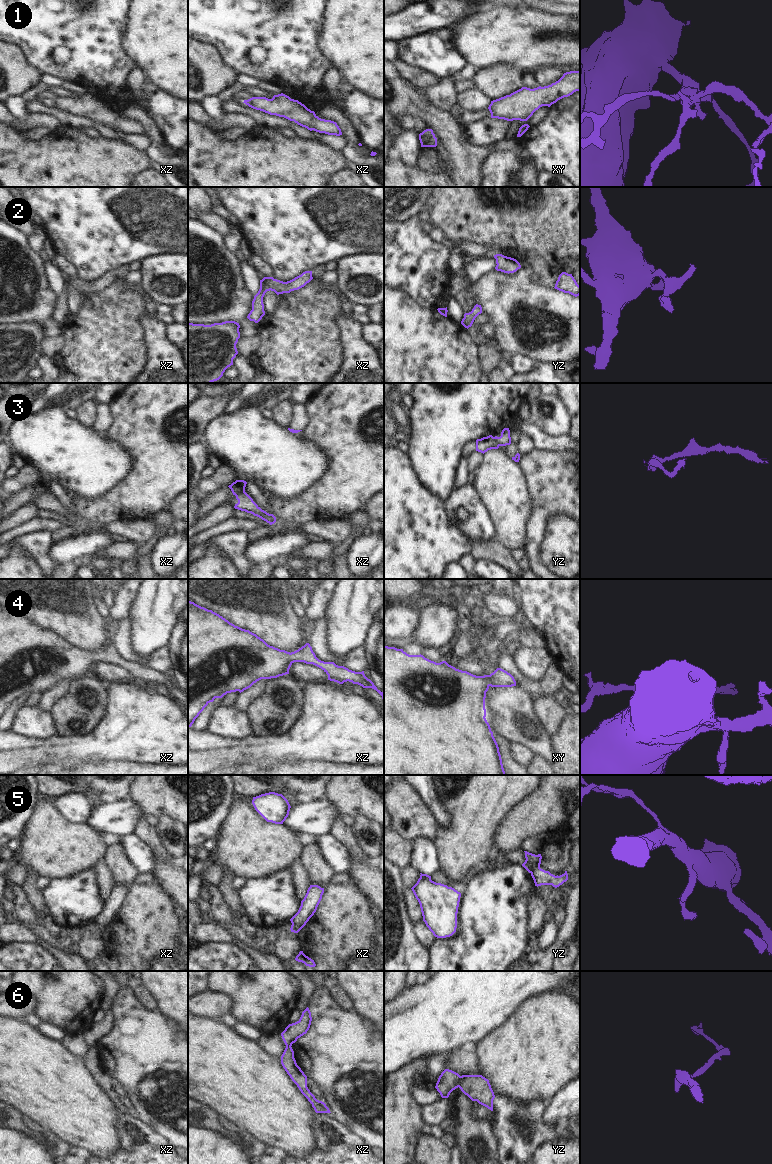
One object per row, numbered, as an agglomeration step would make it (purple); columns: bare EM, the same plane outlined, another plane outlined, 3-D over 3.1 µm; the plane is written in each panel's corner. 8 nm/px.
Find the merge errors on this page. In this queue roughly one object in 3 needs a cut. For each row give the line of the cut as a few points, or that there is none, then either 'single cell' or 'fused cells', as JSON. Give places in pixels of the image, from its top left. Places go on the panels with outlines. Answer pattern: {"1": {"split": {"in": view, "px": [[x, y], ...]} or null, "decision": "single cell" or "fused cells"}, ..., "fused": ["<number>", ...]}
{"1": {"split": null, "decision": "single cell"}, "2": {"split": null, "decision": "single cell"}, "3": {"split": {"in": "xz", "px": [[244, 490], [236, 496]]}, "decision": "fused cells"}, "4": {"split": null, "decision": "single cell"}, "5": {"split": {"in": "yz", "px": [[539, 866], [530, 872]]}, "decision": "fused cells"}, "6": {"split": {"in": "yz", "px": [[461, 1076], [458, 1086]]}, "decision": "fused cells"}, "fused": ["3", "5", "6"]}

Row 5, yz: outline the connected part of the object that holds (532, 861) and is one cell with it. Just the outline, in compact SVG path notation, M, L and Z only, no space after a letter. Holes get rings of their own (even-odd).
M527 851L525 852L525 862L522 864L522 866L531 873L534 868L540 867L542 856L541 854L535 855L532 853L529 853Z

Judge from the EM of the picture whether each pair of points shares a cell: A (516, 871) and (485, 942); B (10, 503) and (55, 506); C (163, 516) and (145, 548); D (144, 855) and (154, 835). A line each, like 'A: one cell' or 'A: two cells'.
A: one cell
B: one cell
C: one cell
D: two cells

